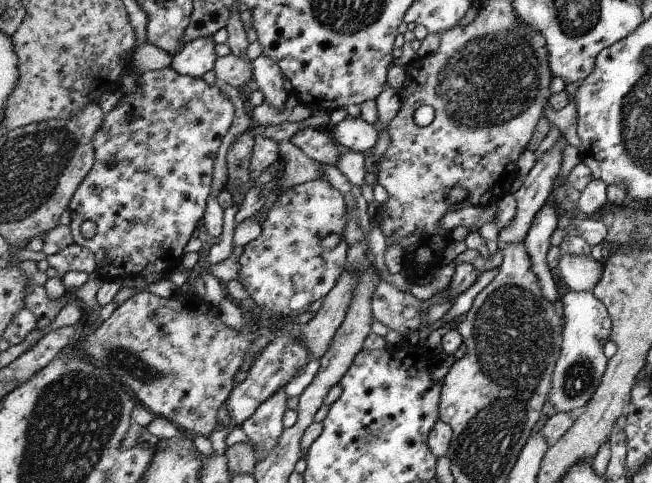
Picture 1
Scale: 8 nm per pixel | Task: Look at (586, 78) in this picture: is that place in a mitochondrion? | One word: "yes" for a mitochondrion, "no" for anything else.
no

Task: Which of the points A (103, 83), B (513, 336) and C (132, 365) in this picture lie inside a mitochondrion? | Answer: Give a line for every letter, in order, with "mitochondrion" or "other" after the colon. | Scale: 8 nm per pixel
A: other
B: mitochondrion
C: mitochondrion

